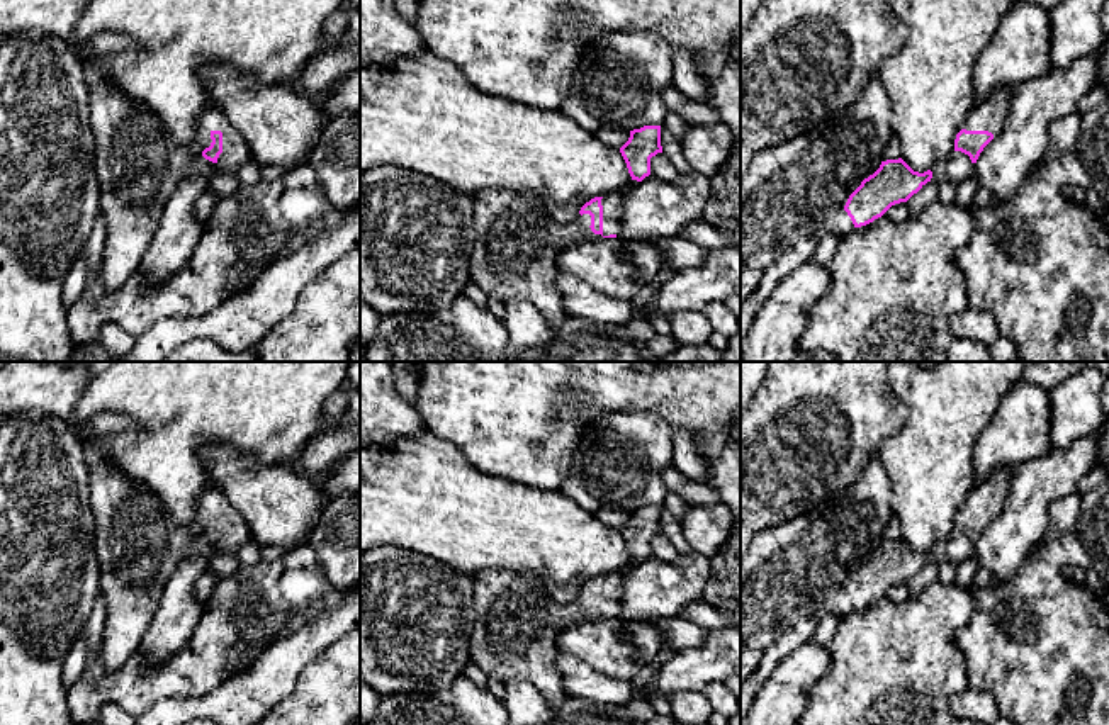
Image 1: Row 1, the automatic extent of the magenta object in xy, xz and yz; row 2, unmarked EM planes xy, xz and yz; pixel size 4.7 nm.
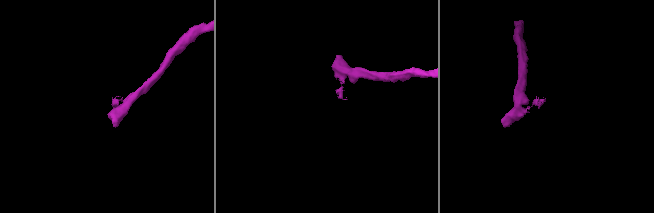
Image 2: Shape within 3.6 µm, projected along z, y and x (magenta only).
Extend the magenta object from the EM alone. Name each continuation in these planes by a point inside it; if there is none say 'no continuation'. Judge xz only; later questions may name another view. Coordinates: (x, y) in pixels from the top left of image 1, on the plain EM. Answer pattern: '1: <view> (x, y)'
1: xz (517, 627)

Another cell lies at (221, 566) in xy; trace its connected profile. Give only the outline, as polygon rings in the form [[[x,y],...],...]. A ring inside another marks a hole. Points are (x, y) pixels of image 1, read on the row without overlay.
[[[216,554],[205,574],[216,576],[219,581],[233,576],[238,569],[238,554]]]

